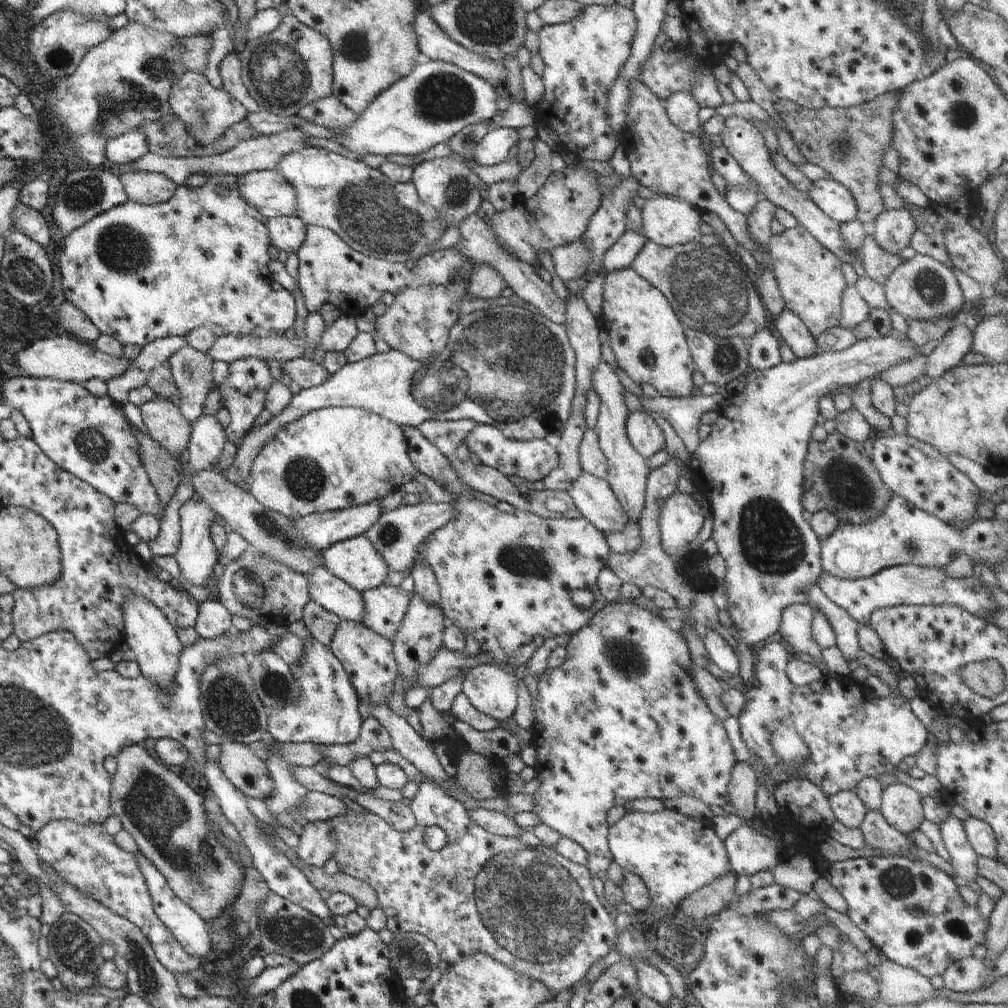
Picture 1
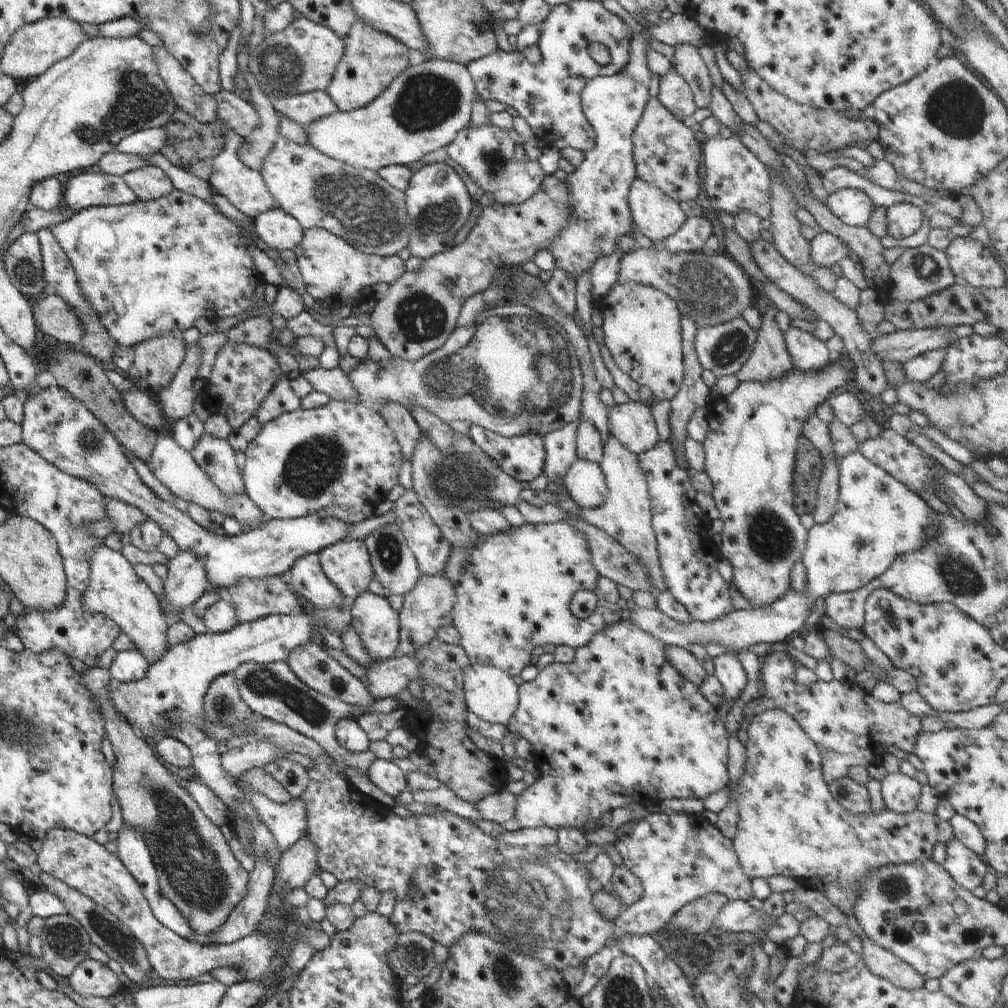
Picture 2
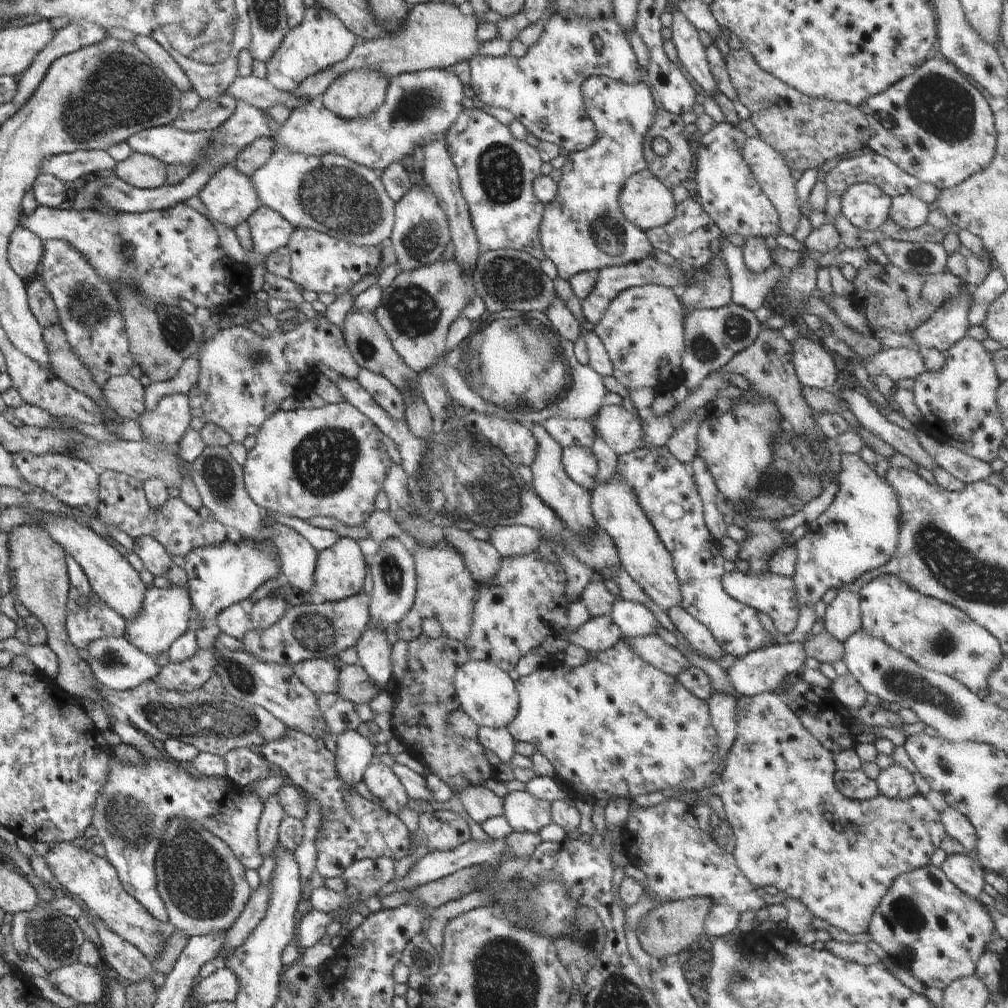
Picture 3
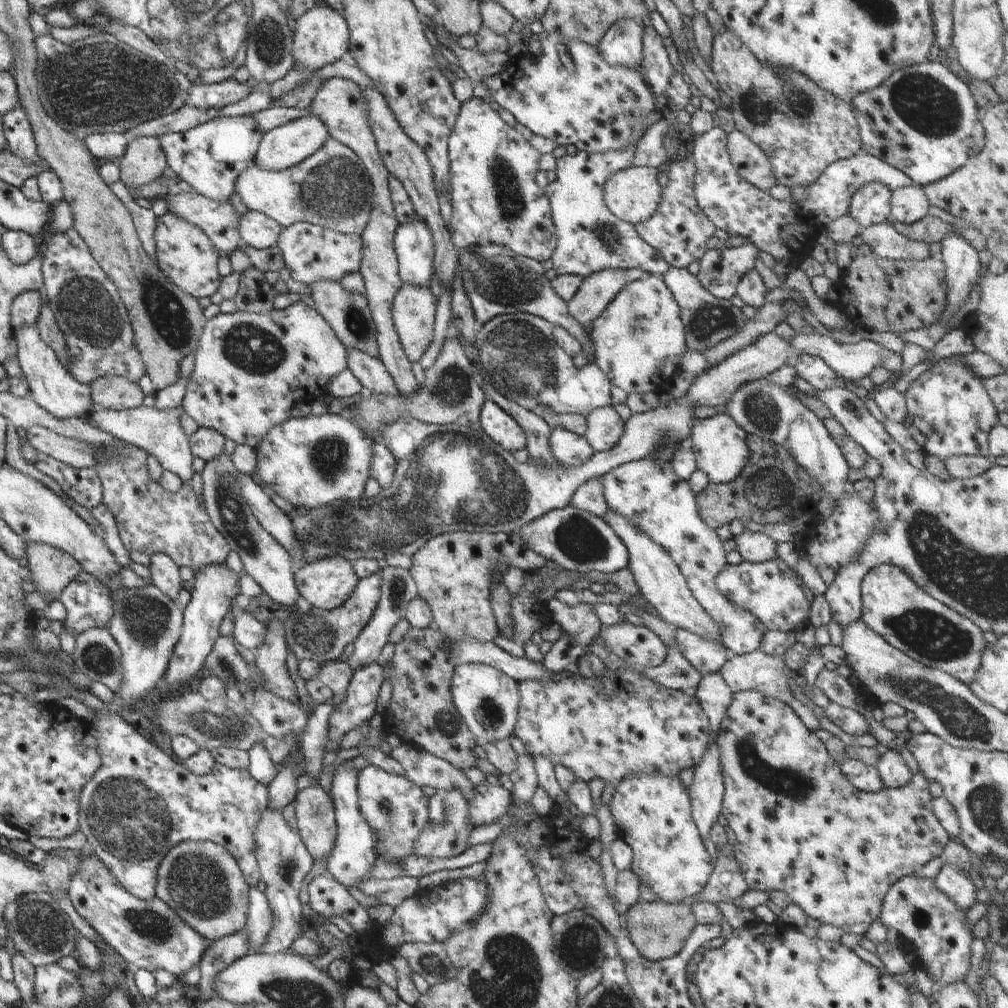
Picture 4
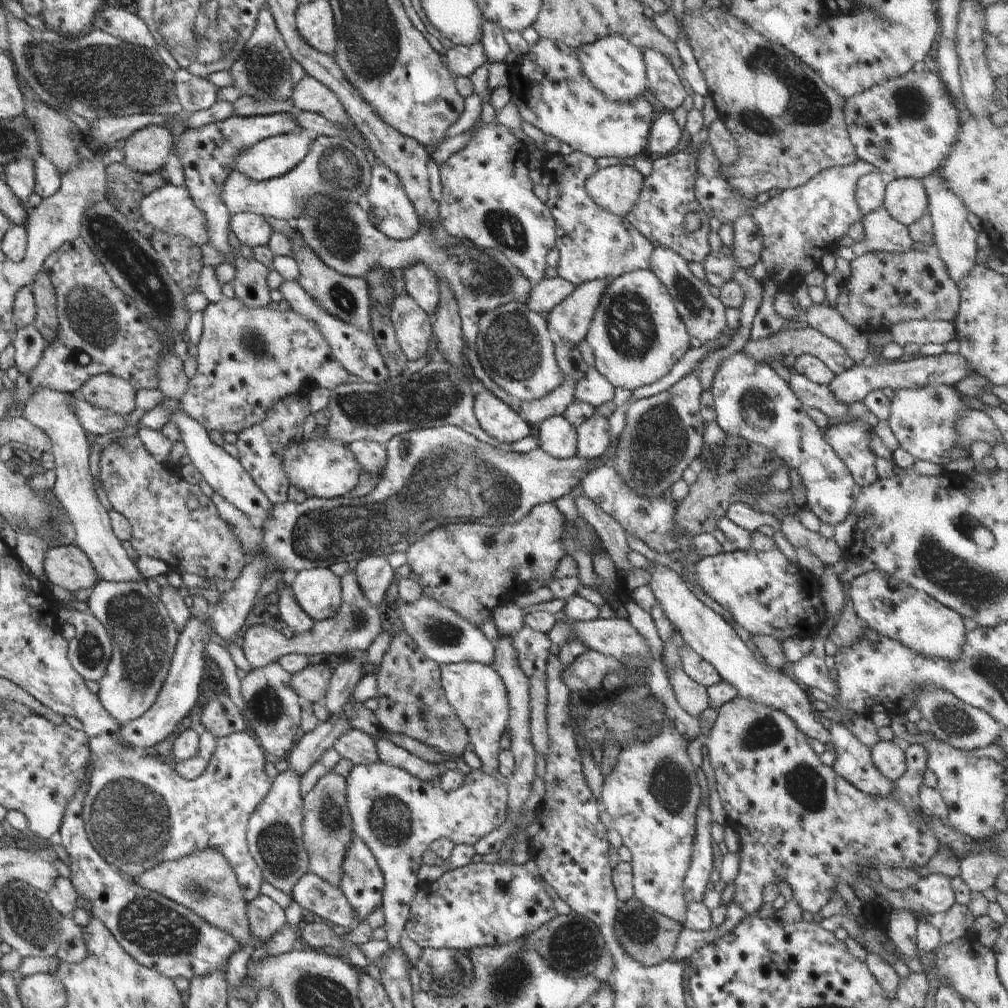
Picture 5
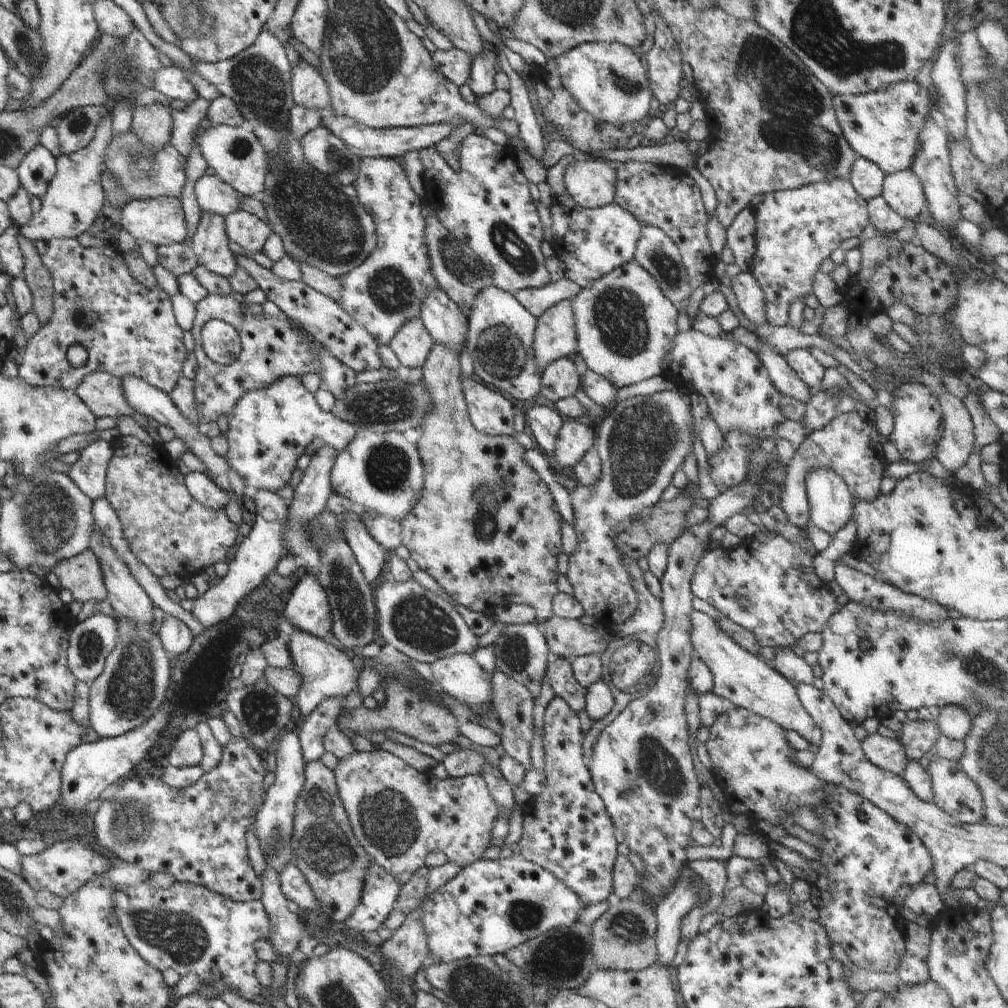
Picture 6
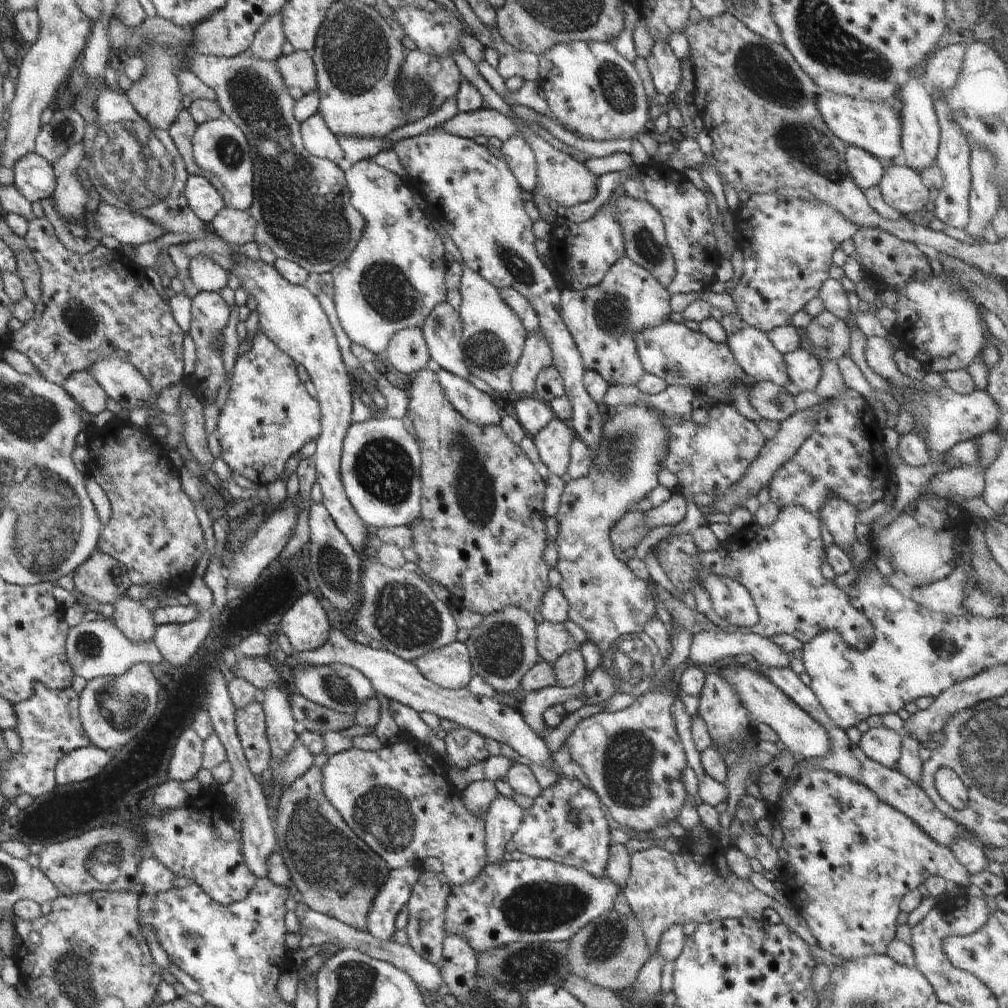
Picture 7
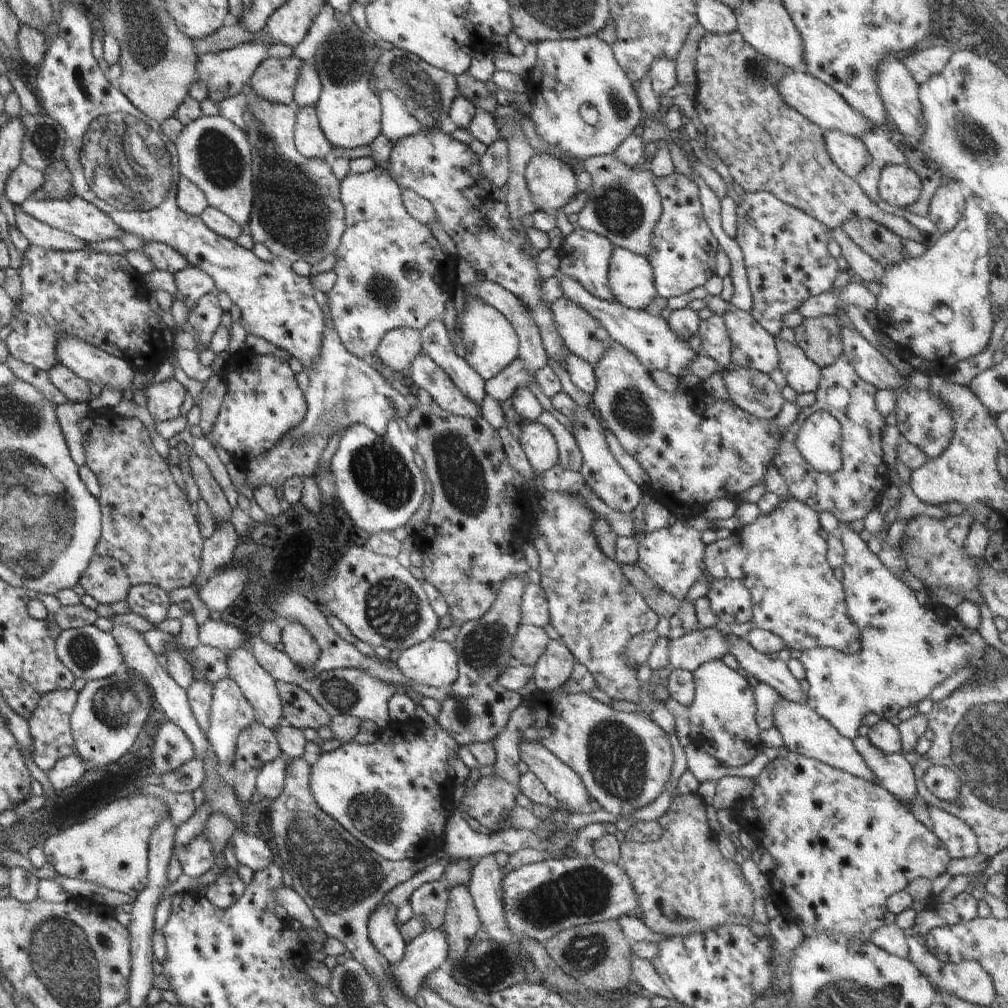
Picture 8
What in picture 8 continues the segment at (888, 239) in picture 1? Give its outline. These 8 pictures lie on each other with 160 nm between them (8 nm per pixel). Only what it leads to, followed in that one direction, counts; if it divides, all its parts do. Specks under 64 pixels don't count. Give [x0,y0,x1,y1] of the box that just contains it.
[879,165,922,209]

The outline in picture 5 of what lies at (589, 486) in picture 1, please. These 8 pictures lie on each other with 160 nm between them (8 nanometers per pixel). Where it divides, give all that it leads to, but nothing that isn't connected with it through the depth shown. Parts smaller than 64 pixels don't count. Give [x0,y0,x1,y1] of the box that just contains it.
[539,415,577,459]

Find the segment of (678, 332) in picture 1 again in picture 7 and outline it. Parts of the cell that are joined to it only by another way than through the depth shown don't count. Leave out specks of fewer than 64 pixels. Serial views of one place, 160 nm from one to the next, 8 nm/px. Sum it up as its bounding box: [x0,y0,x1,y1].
[559,256,670,386]

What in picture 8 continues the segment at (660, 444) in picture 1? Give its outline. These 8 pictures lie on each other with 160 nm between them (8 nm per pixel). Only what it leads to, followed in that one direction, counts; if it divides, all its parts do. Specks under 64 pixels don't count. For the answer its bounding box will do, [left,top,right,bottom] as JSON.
[518,421,559,472]

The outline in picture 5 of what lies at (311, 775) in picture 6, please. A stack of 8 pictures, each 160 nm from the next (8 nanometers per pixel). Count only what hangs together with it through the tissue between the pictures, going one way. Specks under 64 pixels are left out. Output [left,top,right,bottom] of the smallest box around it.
[303,772,353,887]

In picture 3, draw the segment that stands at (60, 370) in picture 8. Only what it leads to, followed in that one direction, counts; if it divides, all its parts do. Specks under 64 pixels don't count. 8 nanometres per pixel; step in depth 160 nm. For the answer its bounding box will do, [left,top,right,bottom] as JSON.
[100,374,145,421]

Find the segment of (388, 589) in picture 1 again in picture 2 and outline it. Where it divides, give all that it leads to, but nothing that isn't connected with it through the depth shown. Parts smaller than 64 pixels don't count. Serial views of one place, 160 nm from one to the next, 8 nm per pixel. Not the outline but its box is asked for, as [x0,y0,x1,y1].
[350,591,399,663]

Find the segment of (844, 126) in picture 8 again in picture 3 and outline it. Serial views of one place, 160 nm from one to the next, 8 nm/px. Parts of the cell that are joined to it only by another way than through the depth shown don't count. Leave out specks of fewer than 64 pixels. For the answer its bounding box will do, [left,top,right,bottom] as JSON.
[857,58,994,190]

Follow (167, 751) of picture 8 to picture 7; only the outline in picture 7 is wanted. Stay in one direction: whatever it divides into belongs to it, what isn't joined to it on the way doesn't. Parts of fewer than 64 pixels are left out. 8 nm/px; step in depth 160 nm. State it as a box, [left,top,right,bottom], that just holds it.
[168,729,203,781]

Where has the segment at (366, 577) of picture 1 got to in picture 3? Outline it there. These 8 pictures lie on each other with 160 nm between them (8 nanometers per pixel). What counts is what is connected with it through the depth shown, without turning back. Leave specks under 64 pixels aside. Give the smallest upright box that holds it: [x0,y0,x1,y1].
[312,538,367,602]

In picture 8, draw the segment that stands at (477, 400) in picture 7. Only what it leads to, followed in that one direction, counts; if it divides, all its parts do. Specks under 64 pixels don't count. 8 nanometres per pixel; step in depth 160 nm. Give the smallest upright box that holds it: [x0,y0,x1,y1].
[406,353,482,419]

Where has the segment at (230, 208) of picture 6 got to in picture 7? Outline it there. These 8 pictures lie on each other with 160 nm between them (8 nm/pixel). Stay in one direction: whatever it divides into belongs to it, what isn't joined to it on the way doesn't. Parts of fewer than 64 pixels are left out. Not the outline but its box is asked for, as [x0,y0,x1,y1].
[185,175,226,223]

